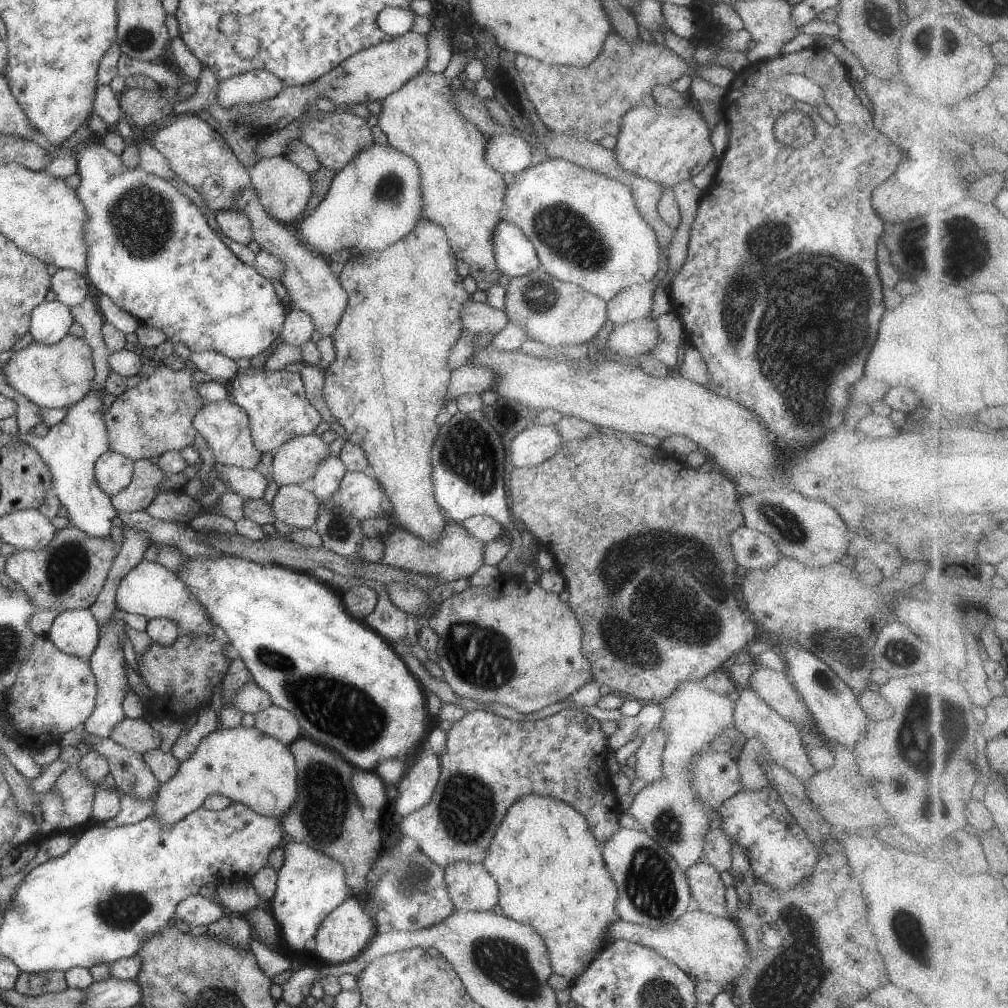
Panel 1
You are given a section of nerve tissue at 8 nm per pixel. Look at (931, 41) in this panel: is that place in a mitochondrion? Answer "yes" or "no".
yes

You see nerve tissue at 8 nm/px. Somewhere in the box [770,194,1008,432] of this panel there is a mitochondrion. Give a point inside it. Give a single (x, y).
(967, 253)

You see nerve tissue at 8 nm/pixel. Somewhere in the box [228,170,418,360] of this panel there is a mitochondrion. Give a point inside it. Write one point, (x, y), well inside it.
(392, 185)

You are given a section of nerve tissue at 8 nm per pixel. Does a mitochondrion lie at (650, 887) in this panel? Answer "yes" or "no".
yes

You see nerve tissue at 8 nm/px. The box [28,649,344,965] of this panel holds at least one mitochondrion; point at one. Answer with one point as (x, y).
(120, 911)

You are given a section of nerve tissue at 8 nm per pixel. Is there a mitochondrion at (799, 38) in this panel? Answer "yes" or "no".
no

